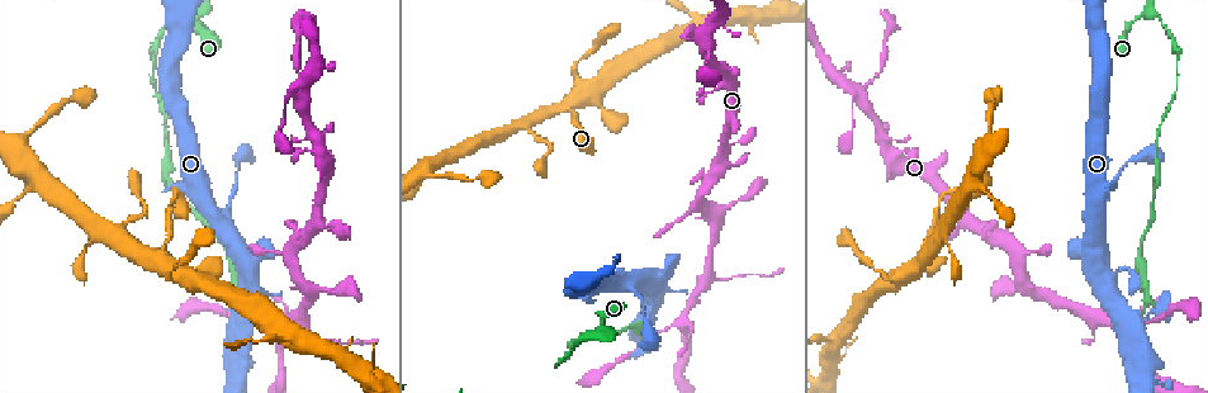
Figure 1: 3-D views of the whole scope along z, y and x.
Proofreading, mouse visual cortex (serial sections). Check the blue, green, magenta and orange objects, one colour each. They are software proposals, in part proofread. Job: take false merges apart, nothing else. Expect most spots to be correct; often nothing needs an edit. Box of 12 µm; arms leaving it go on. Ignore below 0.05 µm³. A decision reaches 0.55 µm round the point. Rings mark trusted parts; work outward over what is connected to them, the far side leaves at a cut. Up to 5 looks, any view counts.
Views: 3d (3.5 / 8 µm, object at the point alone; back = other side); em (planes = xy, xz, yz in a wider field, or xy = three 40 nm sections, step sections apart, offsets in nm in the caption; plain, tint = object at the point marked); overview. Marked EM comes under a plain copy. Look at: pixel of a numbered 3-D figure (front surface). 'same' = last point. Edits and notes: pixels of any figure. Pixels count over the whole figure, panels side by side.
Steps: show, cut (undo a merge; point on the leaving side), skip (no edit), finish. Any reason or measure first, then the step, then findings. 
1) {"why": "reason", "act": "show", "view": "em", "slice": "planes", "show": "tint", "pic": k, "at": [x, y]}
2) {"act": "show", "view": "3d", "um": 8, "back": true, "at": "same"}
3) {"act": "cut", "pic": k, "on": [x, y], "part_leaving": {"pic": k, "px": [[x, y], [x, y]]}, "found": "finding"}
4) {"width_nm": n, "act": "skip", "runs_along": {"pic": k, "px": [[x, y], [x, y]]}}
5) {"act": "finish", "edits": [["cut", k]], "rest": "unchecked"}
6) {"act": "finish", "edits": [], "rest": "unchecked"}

{"why": "four arms meet", "act": "show", "view": "3d", "um": 3.5, "pic": 1, "at": [860, 94]}

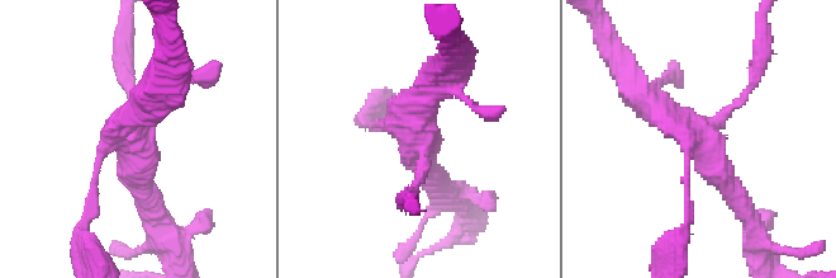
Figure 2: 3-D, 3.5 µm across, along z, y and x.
{"arms": 4, "arm_widths_nm": [100, 100, 300, 350], "act": "show", "view": "em", "slice": "xy", "step": 2, "show": "tint", "pic": 2, "at": [135, 138]}

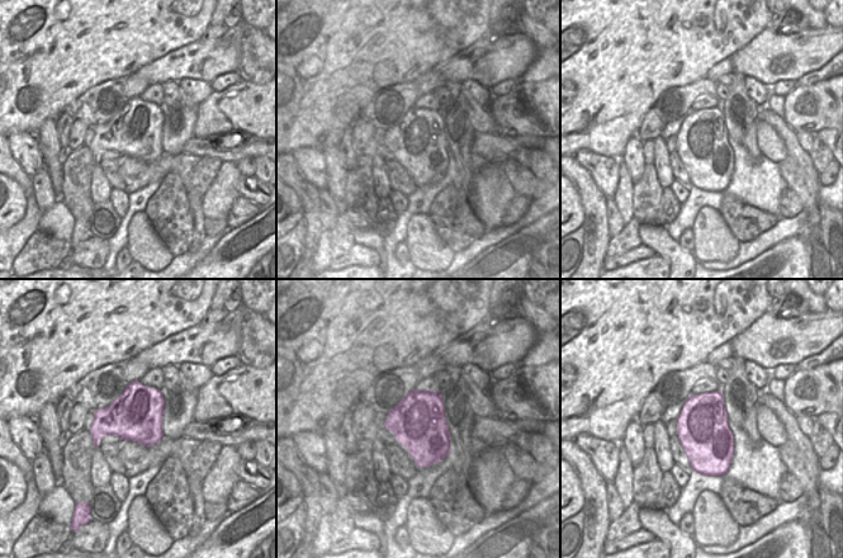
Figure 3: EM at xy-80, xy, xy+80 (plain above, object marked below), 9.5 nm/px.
{"act": "skip", "runs_along": {"pic": 2, "px": [[744, 210], [702, 138], [640, 92]]}, "found": "all the same cell"}

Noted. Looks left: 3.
{"why": "calibre changes", "act": "show", "view": "3d", "um": 3.5, "pic": 1, "at": [1160, 17]}

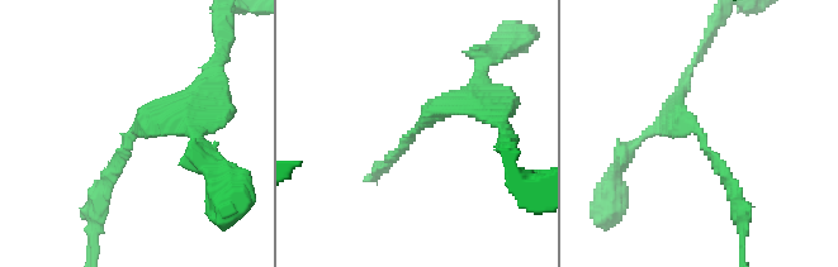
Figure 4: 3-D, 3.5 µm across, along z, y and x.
{"arm_widths_nm": [150, 300], "why": "shape alone is not enough", "act": "show", "view": "em", "slice": "xy", "step": 2, "show": "tint", "pic": 4, "at": [127, 135]}

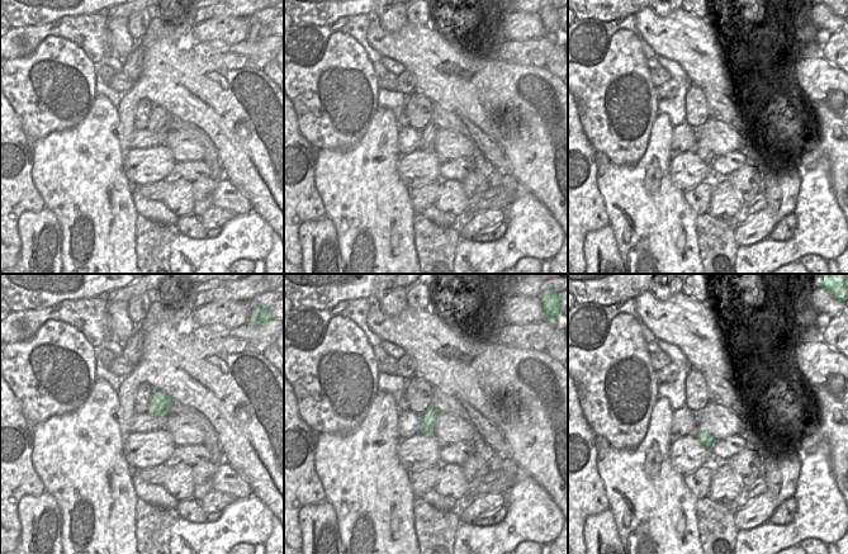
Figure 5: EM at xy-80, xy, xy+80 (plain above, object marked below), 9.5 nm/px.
{"act": "cut", "pic": 4, "on": [119, 156], "found": "two cells meet here"}

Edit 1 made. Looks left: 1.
{"act": "finish", "edits": [["cut", 4]], "rest": "unchecked"}

